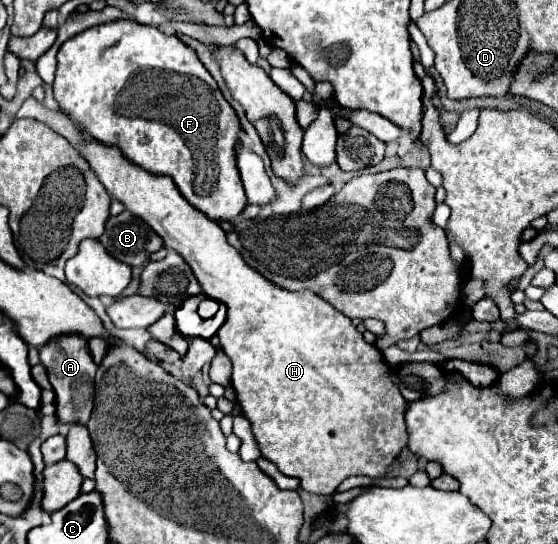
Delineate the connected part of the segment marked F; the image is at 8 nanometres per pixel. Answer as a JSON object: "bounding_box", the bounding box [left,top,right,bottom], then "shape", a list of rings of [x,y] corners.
{"bounding_box":[54,19,246,221],"shape":[[[132,19],[102,23],[78,33],[58,51],[54,97],[84,133],[106,145],[118,145],[124,155],[142,169],[172,177],[184,199],[210,219],[230,221],[246,207],[236,165],[236,145],[242,123],[222,97],[212,75],[200,63],[196,51],[176,35],[166,35],[154,25],[142,25]]]}

